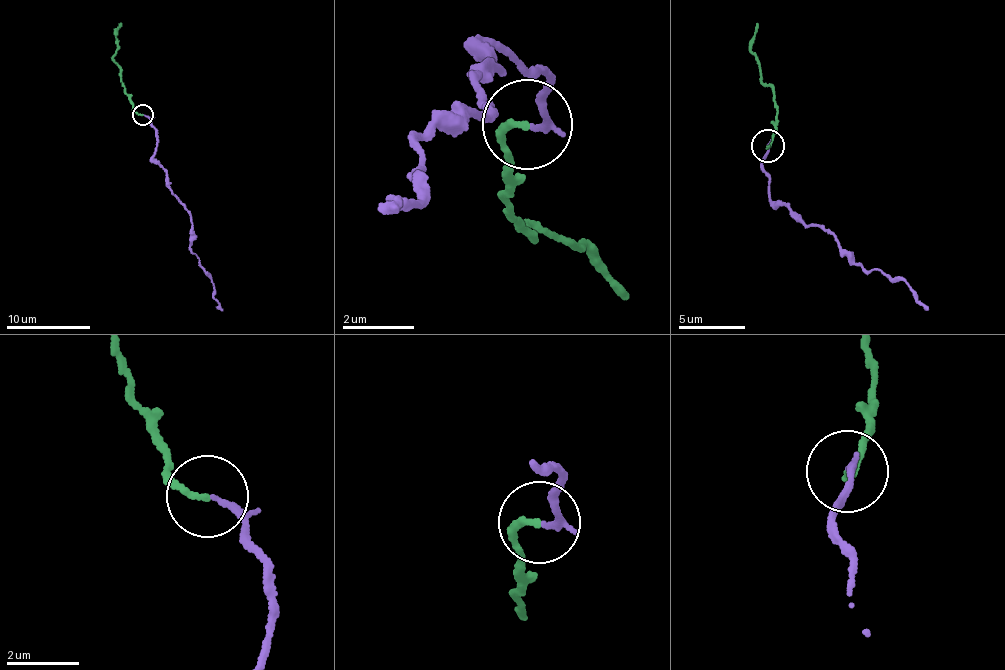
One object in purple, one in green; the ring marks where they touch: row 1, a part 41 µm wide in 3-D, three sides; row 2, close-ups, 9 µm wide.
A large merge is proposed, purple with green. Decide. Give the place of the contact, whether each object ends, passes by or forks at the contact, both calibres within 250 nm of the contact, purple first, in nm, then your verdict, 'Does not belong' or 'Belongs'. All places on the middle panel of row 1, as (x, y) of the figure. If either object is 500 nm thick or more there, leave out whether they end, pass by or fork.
Place: (527, 124). At the ring purple passes by. At the ring green ends. Thickness 110 nm (purple) against 170 nm. Belongs

